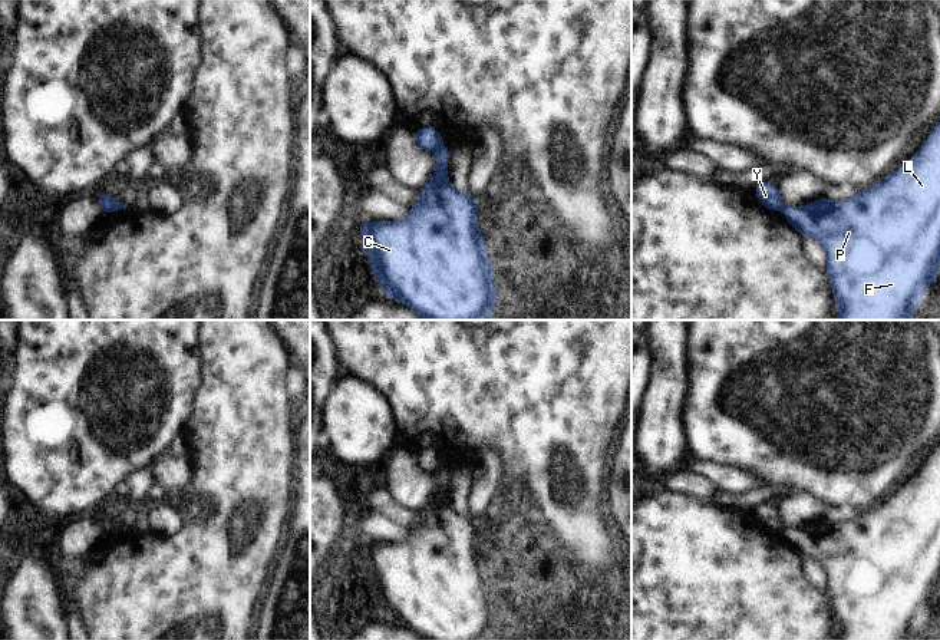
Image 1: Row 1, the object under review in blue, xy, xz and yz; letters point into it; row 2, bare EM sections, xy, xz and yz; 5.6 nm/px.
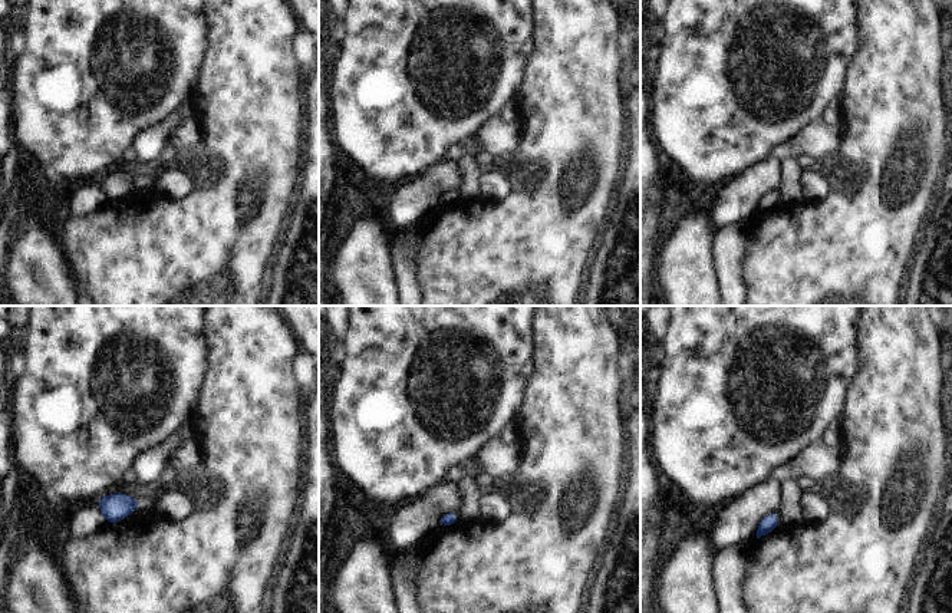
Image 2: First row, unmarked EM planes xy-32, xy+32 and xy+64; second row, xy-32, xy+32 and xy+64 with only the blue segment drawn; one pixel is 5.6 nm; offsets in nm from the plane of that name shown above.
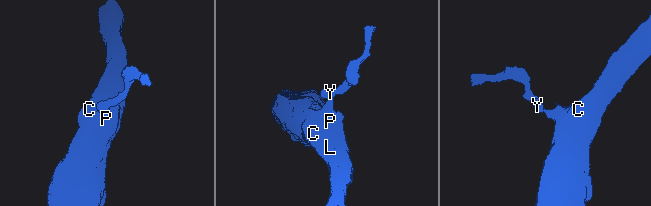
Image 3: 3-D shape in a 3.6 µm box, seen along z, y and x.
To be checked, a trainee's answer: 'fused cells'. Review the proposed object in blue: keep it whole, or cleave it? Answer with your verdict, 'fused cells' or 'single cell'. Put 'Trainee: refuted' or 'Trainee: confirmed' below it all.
fused cells
Trainee: confirmed

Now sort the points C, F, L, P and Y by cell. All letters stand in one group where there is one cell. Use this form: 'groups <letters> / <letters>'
groups C F L P / Y

